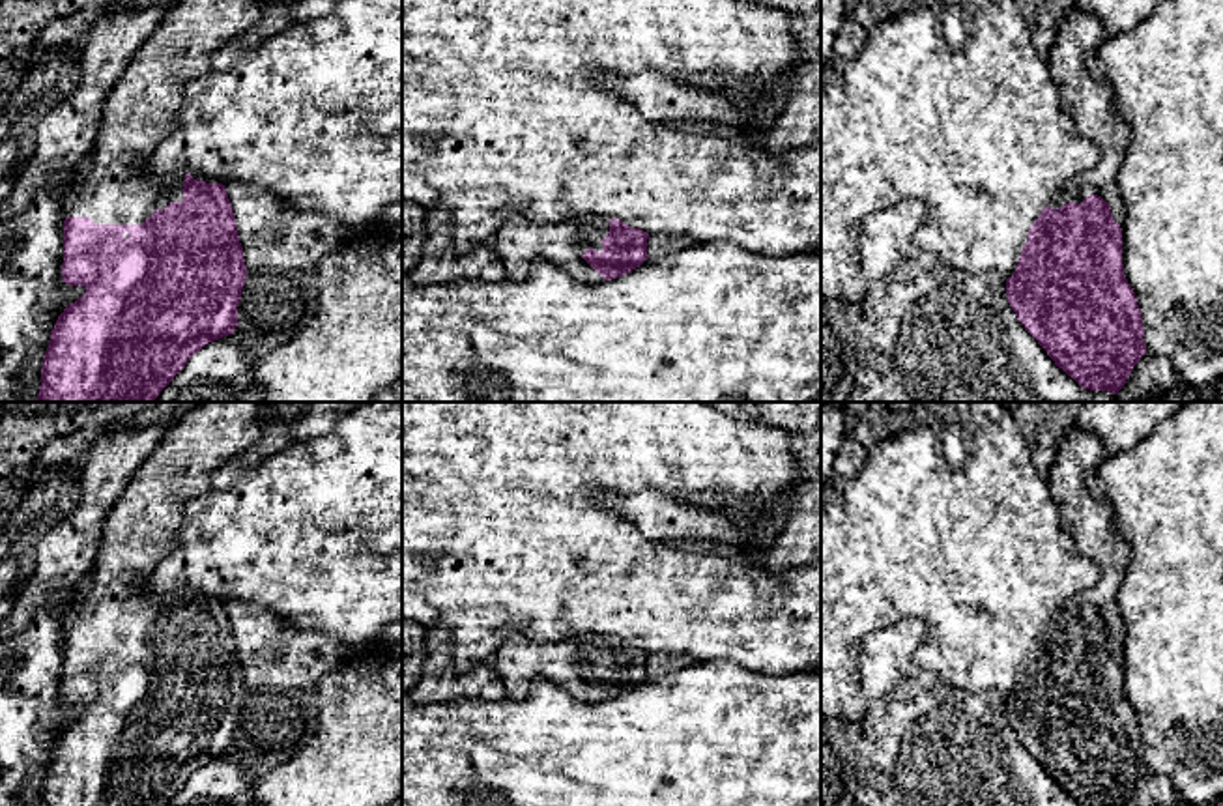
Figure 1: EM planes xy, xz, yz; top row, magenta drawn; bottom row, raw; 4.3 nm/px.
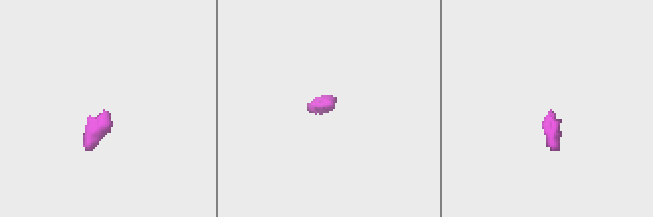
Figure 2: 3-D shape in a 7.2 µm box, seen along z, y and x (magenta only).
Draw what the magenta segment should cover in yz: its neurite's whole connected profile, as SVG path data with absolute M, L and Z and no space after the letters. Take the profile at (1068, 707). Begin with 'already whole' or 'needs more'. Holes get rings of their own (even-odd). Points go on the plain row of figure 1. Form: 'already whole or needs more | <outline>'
needs more | M1075 425L1047 473L1051 496L1060 505L1077 552L1094 561L1101 574L1094 585L1070 597L1042 628L1029 647L1014 694L1006 698L1006 716L1017 739L1081 806L1124 806L1146 772L1141 727L1122 683L1116 589L1129 563L1129 546L1115 525L1113 507L1086 488L1103 454L1105 445L1098 436Z

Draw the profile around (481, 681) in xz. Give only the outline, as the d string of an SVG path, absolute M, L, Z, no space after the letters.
M443 626L428 630L424 649L424 671L410 692L419 705L453 701L456 698L477 698L481 701L507 699L501 675L490 660L469 666L460 675L451 675L453 632Z

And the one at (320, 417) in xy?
M309 402L303 417L294 426L294 439L310 439L329 434L335 423L363 402Z

